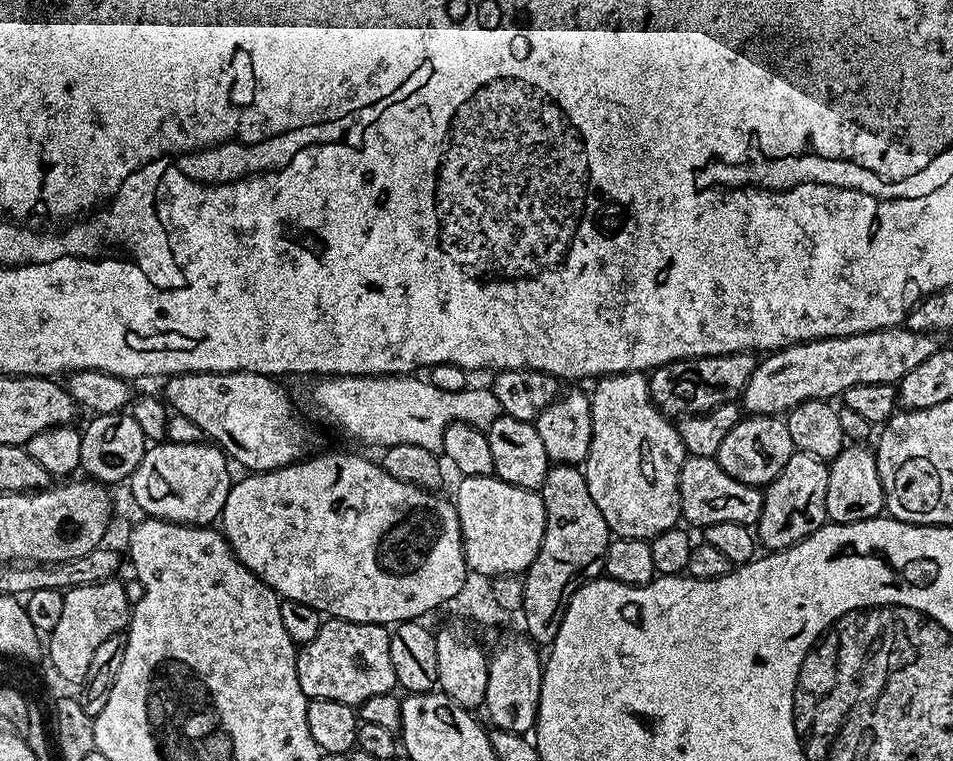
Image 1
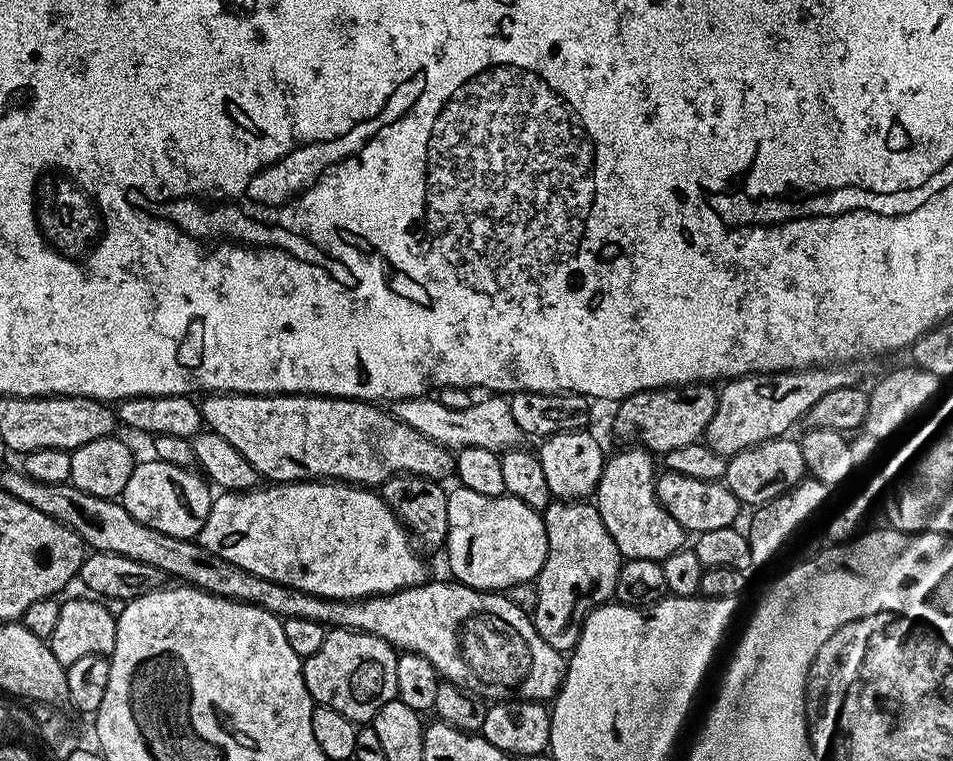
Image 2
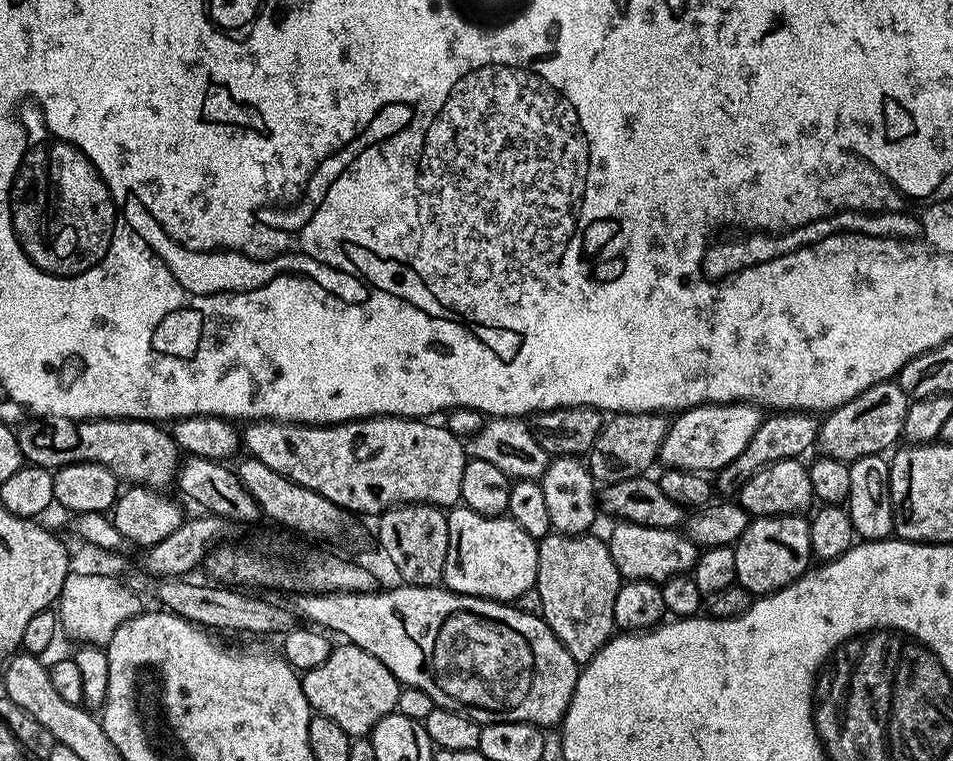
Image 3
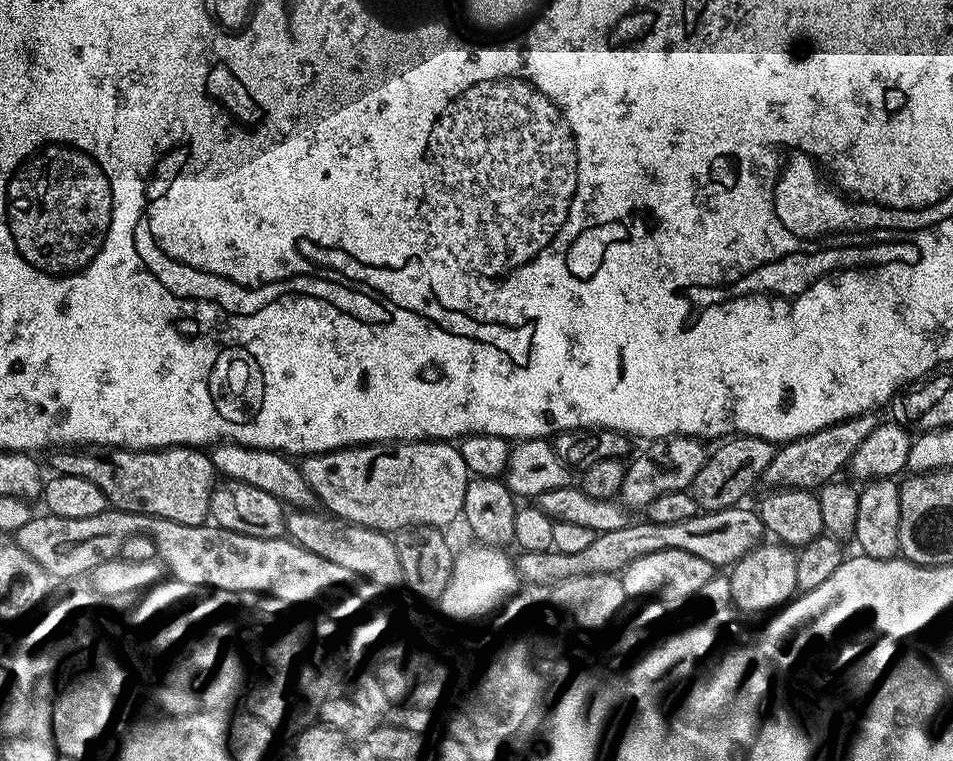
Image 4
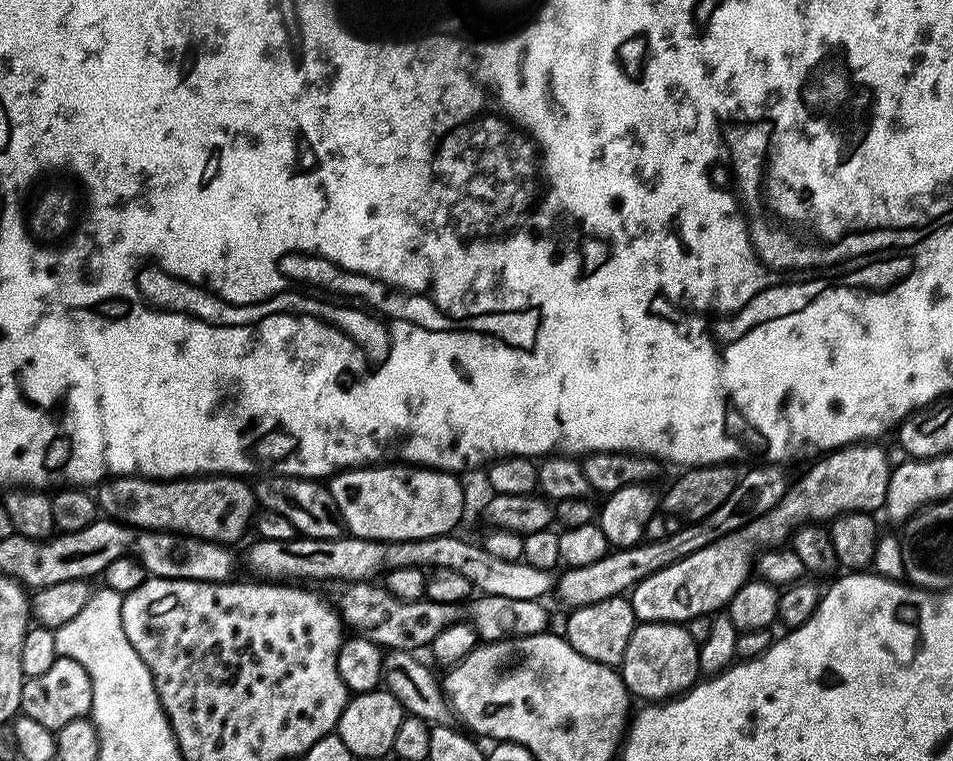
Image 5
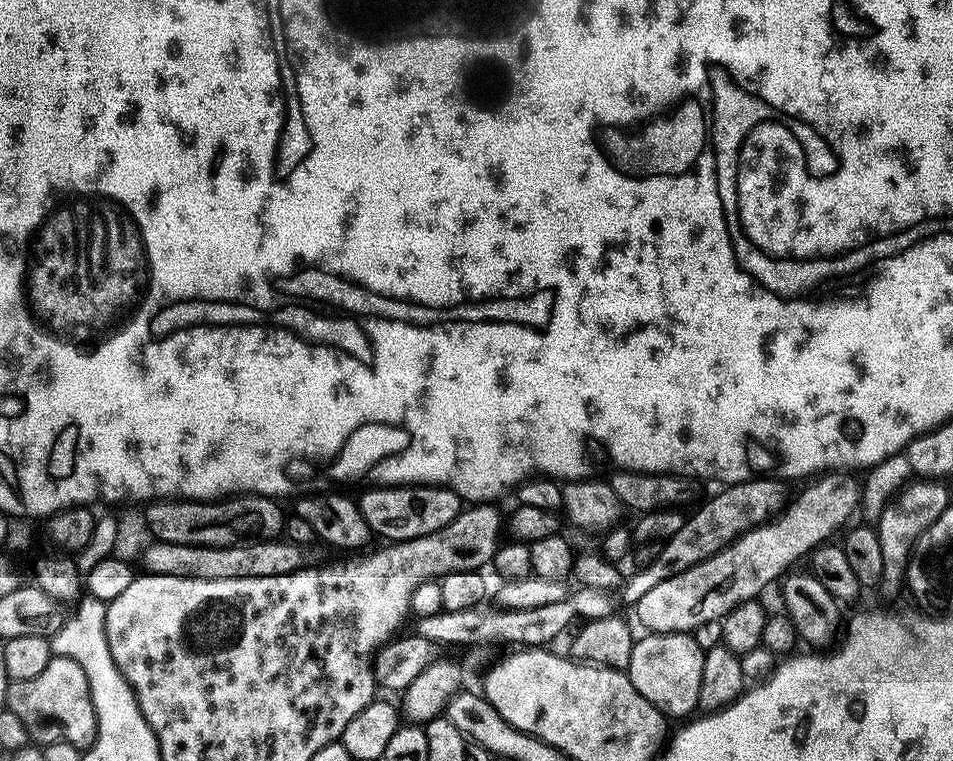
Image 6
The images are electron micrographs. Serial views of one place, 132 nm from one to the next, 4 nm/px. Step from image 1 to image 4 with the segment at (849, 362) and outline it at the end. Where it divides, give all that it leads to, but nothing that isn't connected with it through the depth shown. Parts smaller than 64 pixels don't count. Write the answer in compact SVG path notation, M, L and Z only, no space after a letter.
M668 436L664 440L653 440L638 452L627 461L619 494L621 503L630 510L644 510L662 494L687 491L710 455L705 441L695 436Z

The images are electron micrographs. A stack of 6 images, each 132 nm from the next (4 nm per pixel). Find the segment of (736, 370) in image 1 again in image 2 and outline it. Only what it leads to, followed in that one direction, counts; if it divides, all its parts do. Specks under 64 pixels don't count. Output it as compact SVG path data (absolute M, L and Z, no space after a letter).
M708 382L642 390L625 396L615 405L616 421L612 428L622 439L632 440L628 442L635 442L653 454L678 450L681 446L697 443L703 437L710 418L716 413L717 395L717 389Z

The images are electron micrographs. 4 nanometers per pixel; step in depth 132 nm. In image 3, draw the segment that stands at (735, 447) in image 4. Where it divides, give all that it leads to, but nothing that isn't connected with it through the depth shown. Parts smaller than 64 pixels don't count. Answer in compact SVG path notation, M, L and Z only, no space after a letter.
M776 410L769 416L772 416L769 420L767 417L761 421L754 438L750 440L750 446L746 446L746 450L742 450L742 454L738 454L734 462L720 469L714 480L715 487L719 491L721 488L724 492L739 493L740 487L766 466L783 460L795 460L803 457L805 455L803 452L813 451L821 423L813 413L799 410Z

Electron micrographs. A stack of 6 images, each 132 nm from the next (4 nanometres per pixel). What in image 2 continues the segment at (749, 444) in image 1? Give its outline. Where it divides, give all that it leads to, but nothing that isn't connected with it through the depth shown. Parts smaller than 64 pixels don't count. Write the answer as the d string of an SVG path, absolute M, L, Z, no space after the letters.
M777 438L764 440L752 448L727 457L728 465L722 482L740 500L741 505L759 506L778 498L790 491L801 480L805 479L804 459L799 439Z

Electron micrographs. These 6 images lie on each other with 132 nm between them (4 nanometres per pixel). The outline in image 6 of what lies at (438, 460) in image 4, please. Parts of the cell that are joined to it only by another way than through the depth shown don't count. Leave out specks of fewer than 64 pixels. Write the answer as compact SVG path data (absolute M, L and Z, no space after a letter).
M431 484L411 486L368 486L358 496L360 514L366 520L372 533L377 537L385 536L388 542L417 540L426 534L434 534L462 511L462 501L450 488L438 488Z

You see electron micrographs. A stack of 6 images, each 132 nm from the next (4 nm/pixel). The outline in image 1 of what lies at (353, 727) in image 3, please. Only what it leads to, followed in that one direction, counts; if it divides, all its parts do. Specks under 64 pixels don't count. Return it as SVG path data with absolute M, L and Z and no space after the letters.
M328 618L321 623L318 638L296 654L298 686L309 700L329 700L359 706L378 694L397 687L394 662L390 662L390 632L382 624L359 624Z

